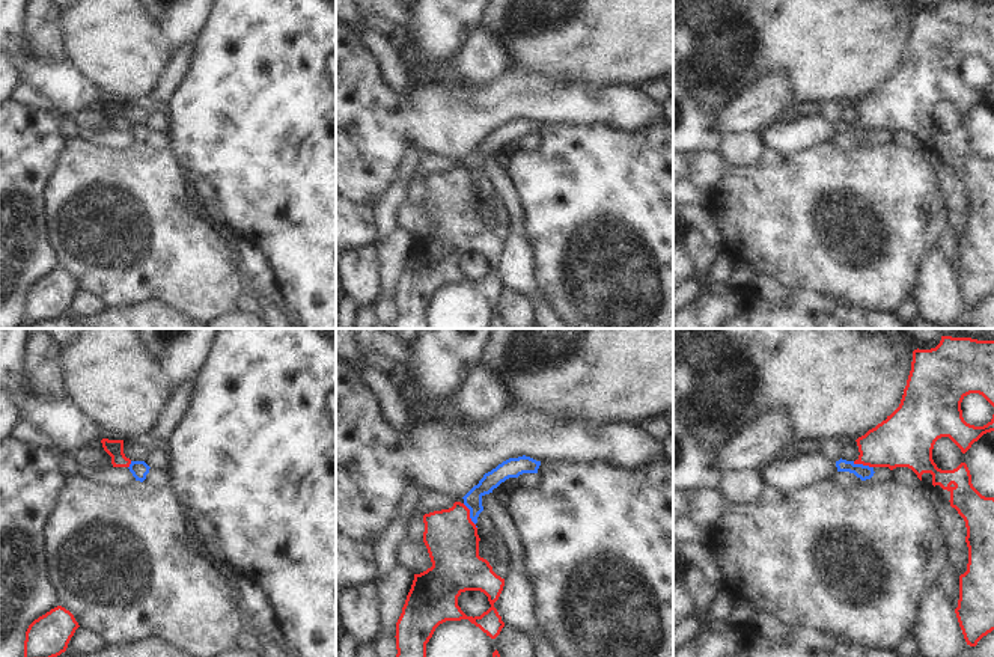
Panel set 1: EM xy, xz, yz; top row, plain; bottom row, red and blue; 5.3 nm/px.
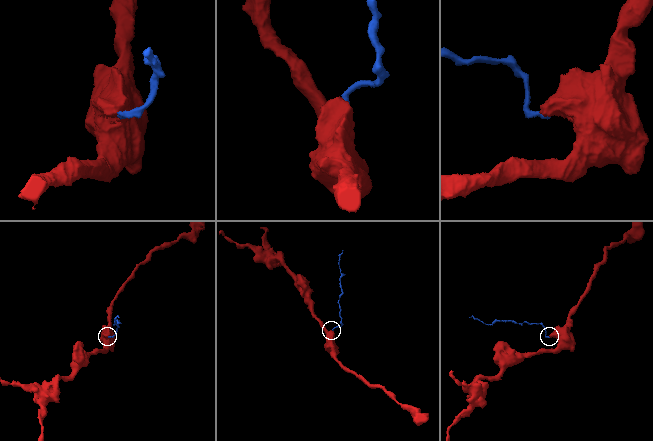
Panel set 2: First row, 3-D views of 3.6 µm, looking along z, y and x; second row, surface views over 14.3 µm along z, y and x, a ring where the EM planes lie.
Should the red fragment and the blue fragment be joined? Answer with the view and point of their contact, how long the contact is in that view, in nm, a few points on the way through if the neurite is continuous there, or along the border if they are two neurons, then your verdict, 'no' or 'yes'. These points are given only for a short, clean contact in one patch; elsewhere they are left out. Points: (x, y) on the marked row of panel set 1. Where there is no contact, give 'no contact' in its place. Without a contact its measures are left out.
xz (469, 516) | 150 nm | along xz (463, 504), (469, 510), (469, 517), (476, 528) | no

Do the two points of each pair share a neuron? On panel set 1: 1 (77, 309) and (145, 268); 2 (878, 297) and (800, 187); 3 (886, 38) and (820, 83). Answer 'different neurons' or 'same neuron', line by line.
1: different neurons
2: same neuron
3: same neuron

